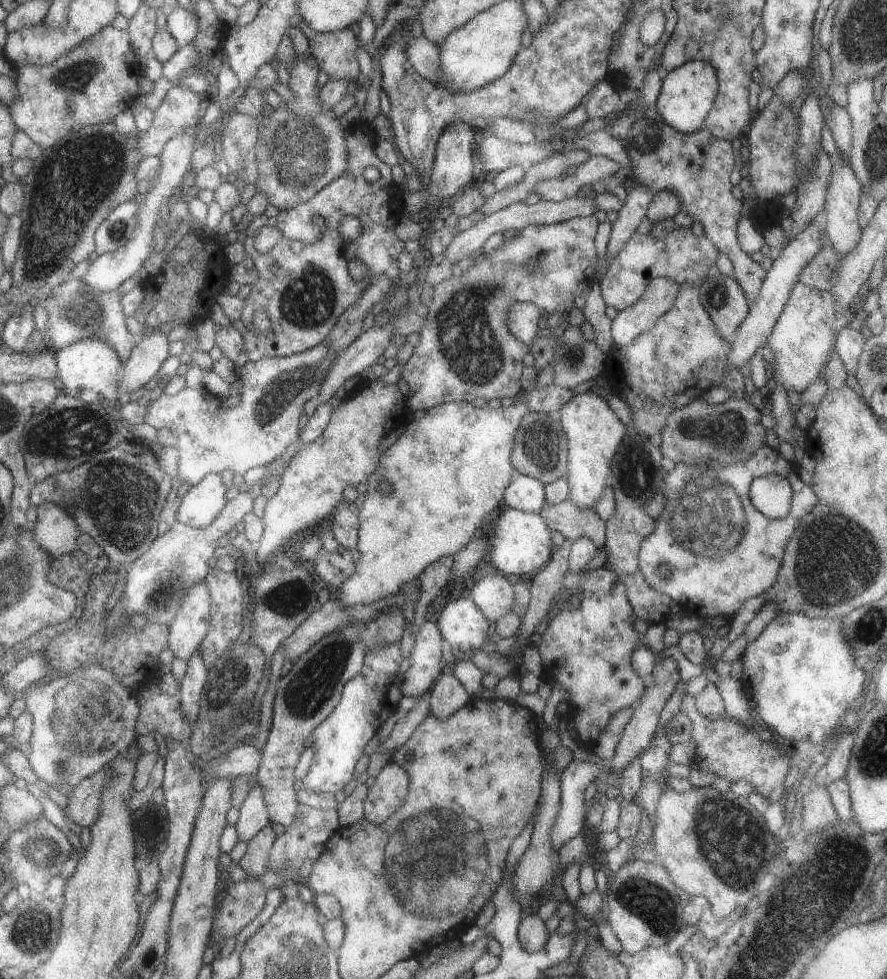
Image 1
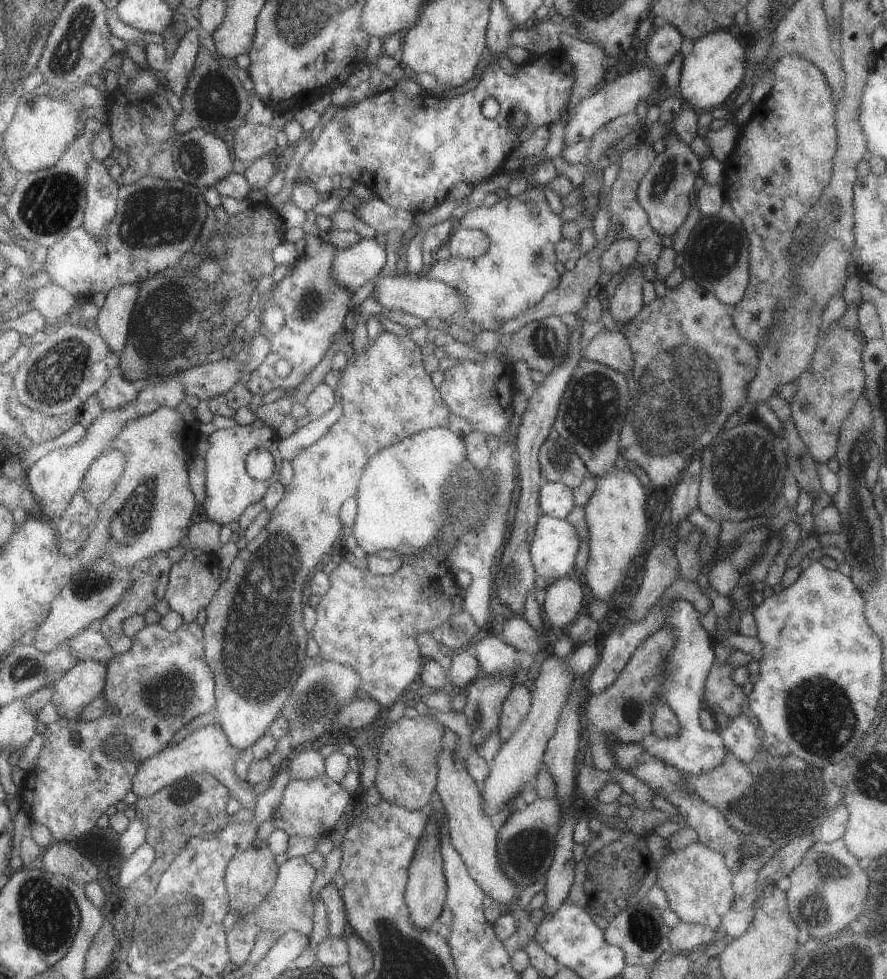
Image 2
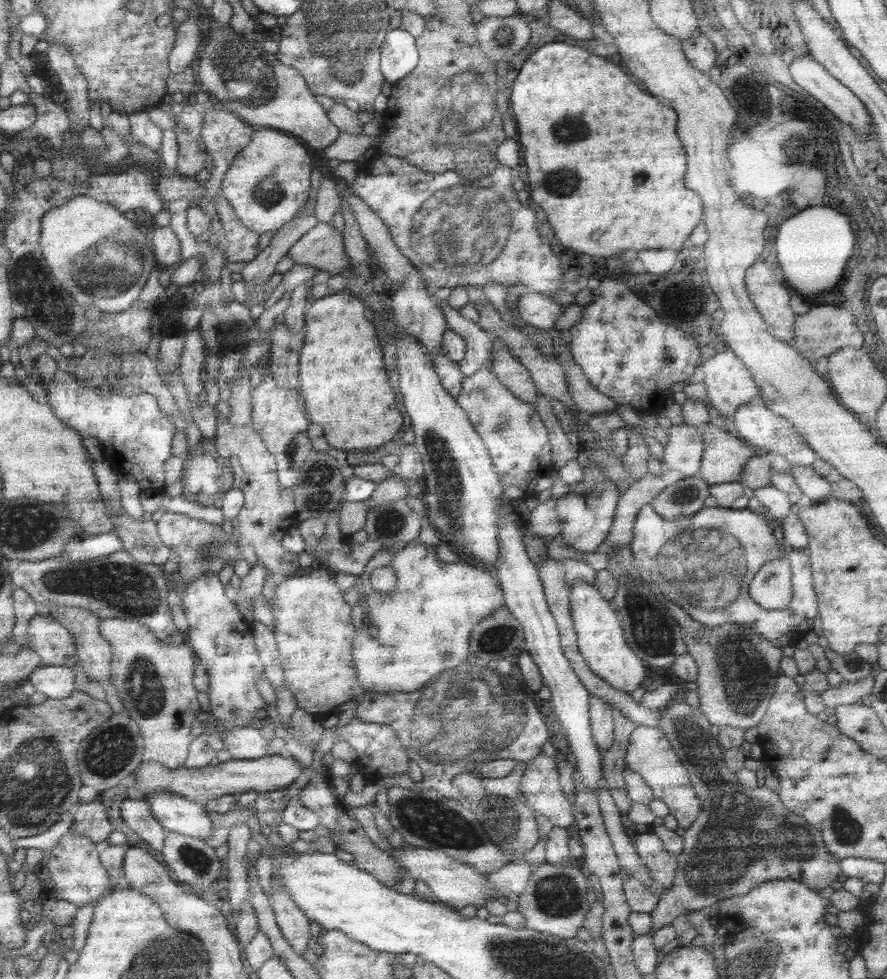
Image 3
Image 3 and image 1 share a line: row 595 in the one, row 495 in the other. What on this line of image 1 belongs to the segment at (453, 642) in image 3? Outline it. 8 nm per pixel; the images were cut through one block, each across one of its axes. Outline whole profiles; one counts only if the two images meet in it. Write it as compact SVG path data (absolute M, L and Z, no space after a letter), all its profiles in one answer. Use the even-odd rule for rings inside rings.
M447 402L447 404L439 404L439 406L433 406L431 410L423 412L423 414L417 414L413 416L407 424L405 424L405 430L397 436L397 440L381 454L379 458L379 464L377 464L377 470L367 478L365 486L367 486L367 492L365 496L359 498L359 536L357 536L357 550L359 550L359 558L355 560L355 568L353 568L353 574L343 580L337 588L337 602L341 608L353 608L353 606L367 606L371 602L379 602L379 600L385 600L385 598L393 598L399 594L401 586L415 580L429 564L433 564L435 560L439 558L445 558L445 556L455 556L459 550L463 550L463 546L467 546L467 542L473 540L475 532L481 528L481 520L485 518L485 514L489 514L495 506L501 506L501 500L503 500L503 492L507 488L507 484L511 482L511 472L513 472L513 466L511 466L511 452L515 448L515 432L517 432L517 426L521 422L521 418L529 414L527 406L525 404L511 404L509 408L503 408L503 410L491 410L491 408L475 408L471 406L469 402ZM379 480L389 480L391 484L391 492L389 494L379 494L375 488L379 484Z

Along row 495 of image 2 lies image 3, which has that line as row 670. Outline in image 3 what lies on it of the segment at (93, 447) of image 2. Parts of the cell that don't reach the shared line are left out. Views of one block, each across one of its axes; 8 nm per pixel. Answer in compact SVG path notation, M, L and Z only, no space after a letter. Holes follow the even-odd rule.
M39 666L29 678L35 692L41 692L47 700L65 700L75 692L75 672L65 666Z

